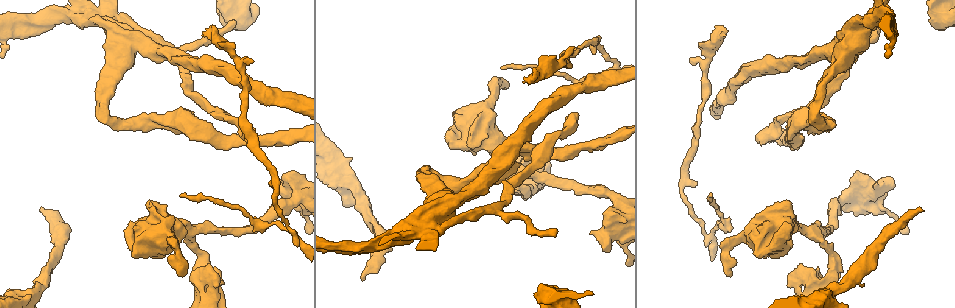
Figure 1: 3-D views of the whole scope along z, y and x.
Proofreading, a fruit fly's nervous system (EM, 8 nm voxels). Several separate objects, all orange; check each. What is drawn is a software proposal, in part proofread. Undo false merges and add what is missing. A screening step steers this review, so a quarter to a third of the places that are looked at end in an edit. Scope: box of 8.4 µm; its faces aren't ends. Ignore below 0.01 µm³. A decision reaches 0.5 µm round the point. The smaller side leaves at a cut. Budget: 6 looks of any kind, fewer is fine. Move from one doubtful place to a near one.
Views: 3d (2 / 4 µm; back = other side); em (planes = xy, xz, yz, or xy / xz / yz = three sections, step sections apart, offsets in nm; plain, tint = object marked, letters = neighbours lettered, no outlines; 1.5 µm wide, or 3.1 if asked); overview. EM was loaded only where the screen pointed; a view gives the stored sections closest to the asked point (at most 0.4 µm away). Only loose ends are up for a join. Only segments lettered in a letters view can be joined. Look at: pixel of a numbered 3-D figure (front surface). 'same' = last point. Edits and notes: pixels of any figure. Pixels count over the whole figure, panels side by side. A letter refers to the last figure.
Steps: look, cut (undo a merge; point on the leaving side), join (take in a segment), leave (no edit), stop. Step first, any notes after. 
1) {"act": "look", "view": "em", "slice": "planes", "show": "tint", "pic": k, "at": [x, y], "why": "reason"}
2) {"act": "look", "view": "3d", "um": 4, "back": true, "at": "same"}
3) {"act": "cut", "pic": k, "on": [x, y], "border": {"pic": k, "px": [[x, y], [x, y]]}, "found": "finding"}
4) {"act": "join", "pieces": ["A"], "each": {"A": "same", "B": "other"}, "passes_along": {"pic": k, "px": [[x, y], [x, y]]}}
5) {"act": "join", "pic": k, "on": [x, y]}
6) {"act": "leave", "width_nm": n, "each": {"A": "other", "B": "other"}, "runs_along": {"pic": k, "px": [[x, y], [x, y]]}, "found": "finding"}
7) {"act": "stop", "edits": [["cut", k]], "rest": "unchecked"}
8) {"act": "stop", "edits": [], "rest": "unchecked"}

{"act": "look", "view": "3d", "um": 4, "pic": 1, "at": [827, 282], "why": "three-way junction"}

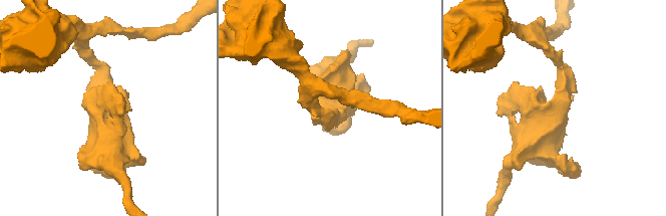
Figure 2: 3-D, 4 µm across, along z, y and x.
{"act": "look", "view": "em", "slice": "planes", "show": "tint", "pic": 2, "at": [97, 108], "arms": 3, "arm_widths_nm": [240, 260, 650], "why": "need the tissue"}

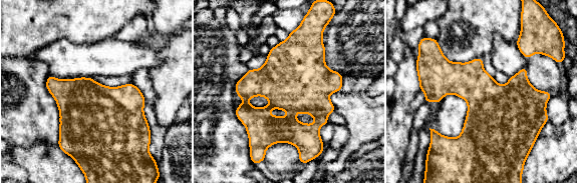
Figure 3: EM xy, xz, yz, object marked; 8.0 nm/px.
{"act": "look", "view": "em", "slice": "planes", "show": "letters", "at": "same", "why": "see the neighbours"}

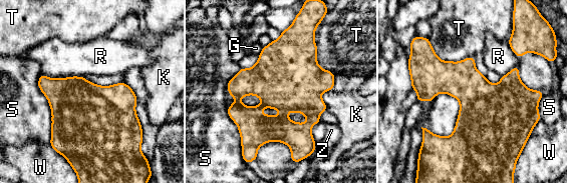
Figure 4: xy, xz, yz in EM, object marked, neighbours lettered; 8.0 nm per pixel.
{"act": "leave", "each": {"G": "other", "K": "other", "R": "other", "S": "other", "T": "other", "W": "other", "Z": "other"}, "border": {"pic": 4, "px": [[41, 74], [52, 78], [82, 77]]}, "found": "one cell here"}

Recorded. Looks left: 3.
{"act": "look", "view": "em", "slice": "xz", "step": 8, "show": "tint", "pic": 1, "at": [757, 141], "why": "branch stops here"}

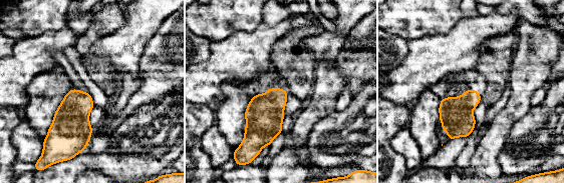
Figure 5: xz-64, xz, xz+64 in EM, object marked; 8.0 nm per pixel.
{"act": "look", "view": "em", "slice": "planes", "show": "letters", "at": "same"}

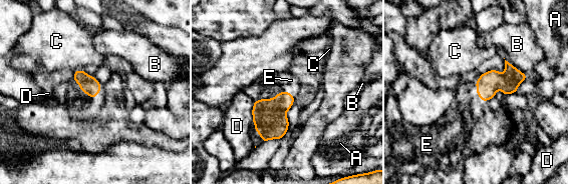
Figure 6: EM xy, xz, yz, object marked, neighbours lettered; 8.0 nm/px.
{"act": "join", "pieces": ["E"], "width_nm": 140, "each": {"A": "other", "B": "other", "C": "other", "D": "other", "E": "same"}, "passes_along": {"pic": 6, "px": [[488, 83], [477, 87], [460, 112]]}, "found": "the cell continues"}

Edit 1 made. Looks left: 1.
{"act": "look", "view": "em", "slice": "planes", "show": "letters", "pic": 1, "at": [252, 61], "why": "an open end"}

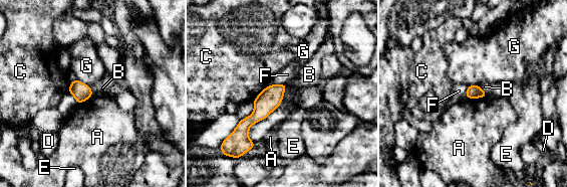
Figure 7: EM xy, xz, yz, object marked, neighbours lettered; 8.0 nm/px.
{"act": "leave", "each": {"A": "other", "B": "other", "C": "other", "D": "other", "E": "other", "F": "other", "G": "other"}, "runs_along": {"pic": 7, "px": [[283, 86], [244, 127], [248, 142]]}, "found": "no lettered segment goes on from it"}

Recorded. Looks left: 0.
{"act": "stop", "edits": [["join", 6]], "rest": "unchecked"}

